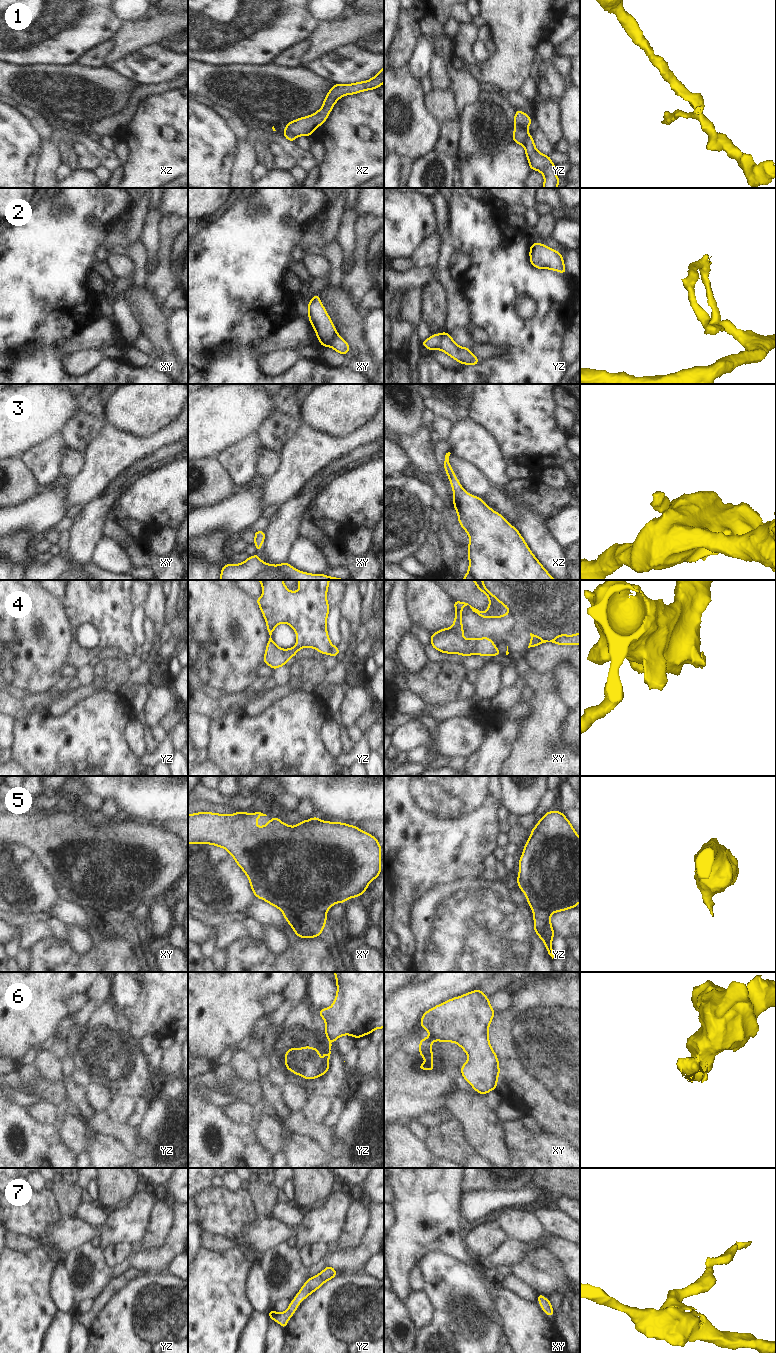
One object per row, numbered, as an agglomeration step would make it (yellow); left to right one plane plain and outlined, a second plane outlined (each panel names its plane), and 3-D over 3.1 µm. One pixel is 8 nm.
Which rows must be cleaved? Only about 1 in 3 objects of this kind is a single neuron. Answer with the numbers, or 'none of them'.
1, 2, 4, 6

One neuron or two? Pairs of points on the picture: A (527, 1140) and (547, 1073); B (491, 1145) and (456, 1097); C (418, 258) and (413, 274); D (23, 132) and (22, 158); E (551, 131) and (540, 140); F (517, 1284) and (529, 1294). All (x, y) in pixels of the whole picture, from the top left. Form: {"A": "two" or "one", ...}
{"A": "two", "B": "one", "C": "two", "D": "one", "E": "two", "F": "one"}

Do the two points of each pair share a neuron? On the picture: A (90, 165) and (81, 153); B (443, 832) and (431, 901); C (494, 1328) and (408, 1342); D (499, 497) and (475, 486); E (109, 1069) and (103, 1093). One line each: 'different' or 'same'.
A: same
B: different
C: different
D: different
E: different

